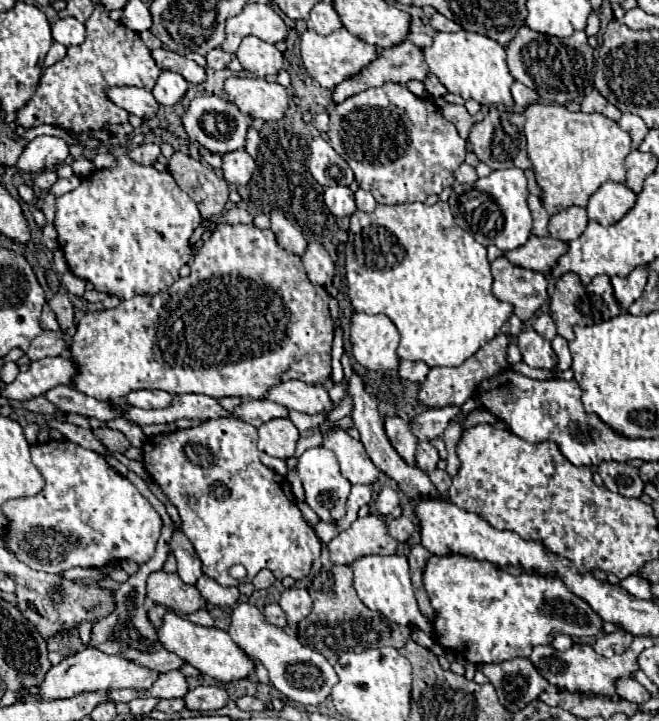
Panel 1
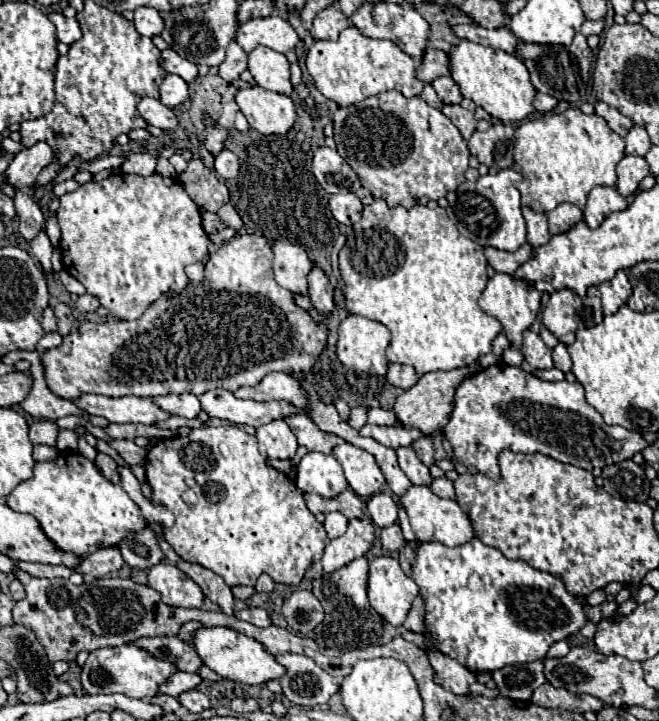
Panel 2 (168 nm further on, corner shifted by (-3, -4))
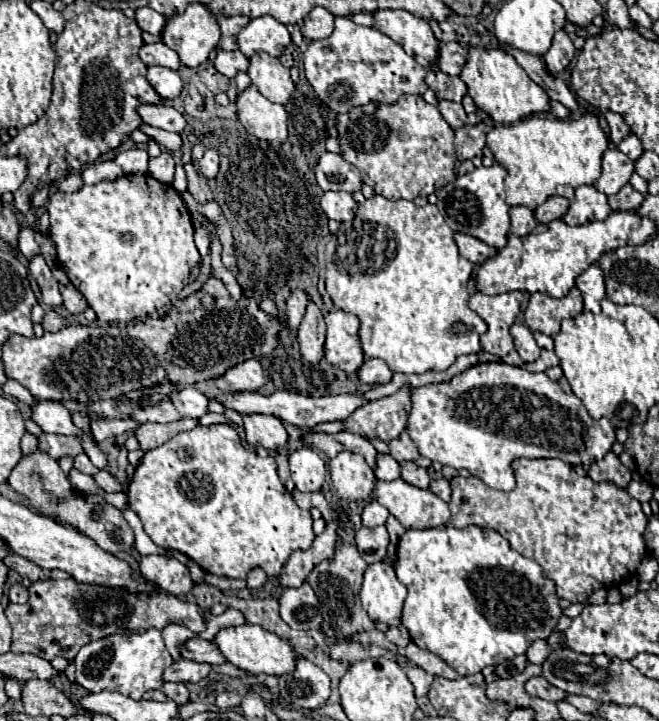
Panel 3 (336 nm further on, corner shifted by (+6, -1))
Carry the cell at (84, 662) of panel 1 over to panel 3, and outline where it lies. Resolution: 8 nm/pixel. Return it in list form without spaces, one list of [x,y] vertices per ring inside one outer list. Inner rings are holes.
[[[148,629],[142,635],[110,635],[98,641],[92,641],[80,649],[74,659],[76,663],[76,683],[80,683],[86,691],[118,691],[132,699],[142,699],[142,695],[150,689],[162,687],[162,673],[168,665],[174,663],[168,653],[164,639],[158,629]]]

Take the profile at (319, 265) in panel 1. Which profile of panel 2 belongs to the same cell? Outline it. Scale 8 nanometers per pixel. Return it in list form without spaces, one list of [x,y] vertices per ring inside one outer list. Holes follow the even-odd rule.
[[[313,268],[309,272],[309,298],[313,302],[313,308],[323,316],[329,316],[335,308],[329,278],[319,268]]]

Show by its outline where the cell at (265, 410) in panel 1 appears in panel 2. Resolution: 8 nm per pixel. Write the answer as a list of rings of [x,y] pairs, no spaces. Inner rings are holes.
[[[289,416],[289,420],[285,420],[285,422],[293,430],[293,434],[297,436],[299,444],[305,446],[309,452],[331,454],[337,444],[345,442],[337,434],[327,434],[327,432],[319,430],[319,426],[309,416]]]

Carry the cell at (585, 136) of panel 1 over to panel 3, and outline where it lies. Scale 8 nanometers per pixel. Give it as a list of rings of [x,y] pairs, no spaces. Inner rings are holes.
[[[580,115],[578,119],[554,117],[526,117],[512,125],[496,125],[488,133],[488,147],[496,163],[506,167],[506,203],[536,209],[548,197],[560,195],[574,201],[574,189],[580,185],[594,185],[600,177],[602,155],[610,147],[608,135],[598,123],[596,115]]]

